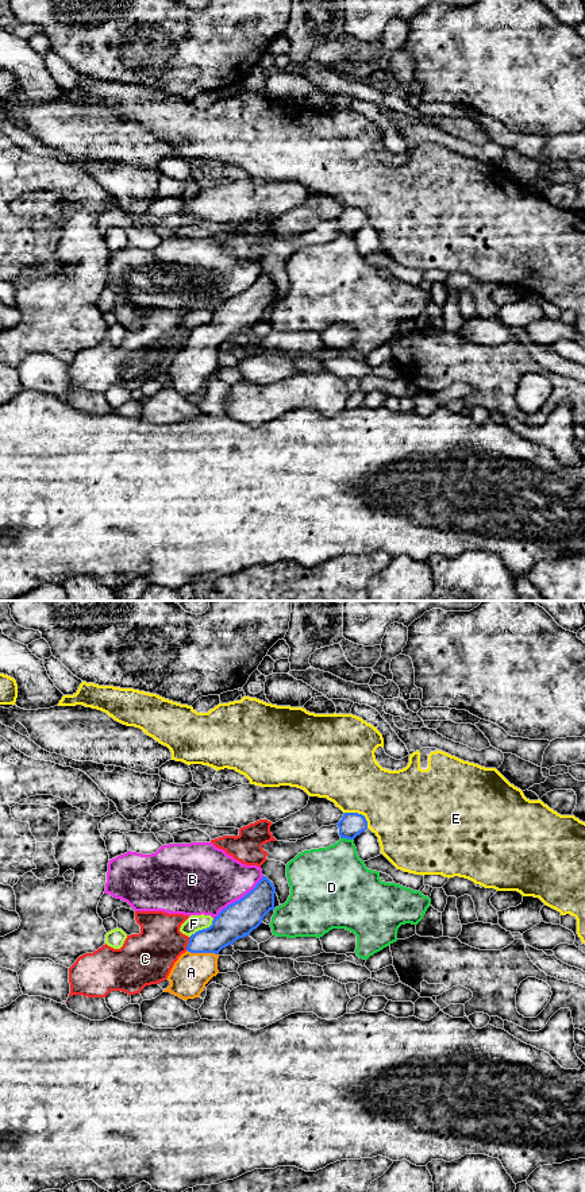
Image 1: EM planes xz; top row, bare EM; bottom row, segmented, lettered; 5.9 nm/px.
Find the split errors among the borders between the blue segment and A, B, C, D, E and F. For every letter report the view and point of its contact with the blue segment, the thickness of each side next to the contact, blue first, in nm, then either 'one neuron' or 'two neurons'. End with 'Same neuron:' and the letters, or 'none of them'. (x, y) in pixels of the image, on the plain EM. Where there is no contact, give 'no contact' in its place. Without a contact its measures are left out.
A: xz (203, 347) | 200/220 nm | one neuron
B: xz (241, 293) | 220/400 nm | two neurons
C: xz (188, 339) | 180/300 nm | two neurons
D: xz (346, 232) | 140/380 nm | two neurons
E: xz (360, 209) | 140/440 nm | two neurons
F: xz (203, 324) | 220/100 nm | two neurons
Same neuron: A

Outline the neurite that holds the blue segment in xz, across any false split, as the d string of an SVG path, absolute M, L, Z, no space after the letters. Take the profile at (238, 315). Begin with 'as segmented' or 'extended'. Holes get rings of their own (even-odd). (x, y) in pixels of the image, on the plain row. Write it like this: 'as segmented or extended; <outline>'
extended; M262 271L250 288L223 304L219 310L213 313L209 323L192 329L186 347L178 352L168 371L170 381L163 385L163 387L170 387L184 396L199 393L205 379L219 369L219 347L232 340L236 335L250 331L250 328L262 319L263 312L270 305L274 305L274 289L276 283L273 278L266 271Z

